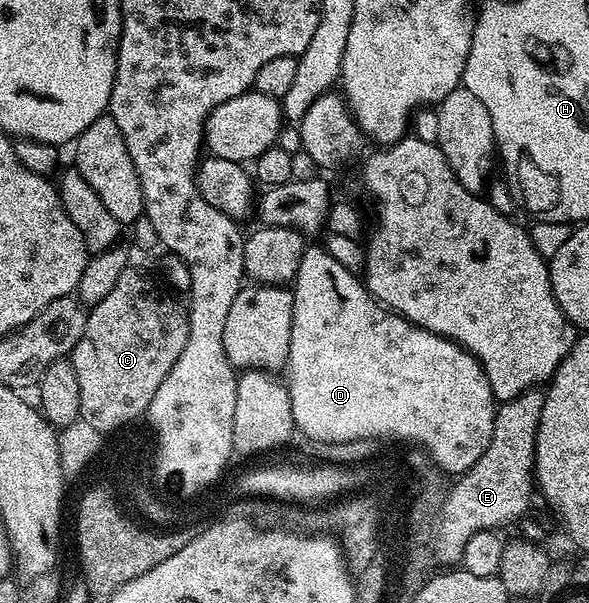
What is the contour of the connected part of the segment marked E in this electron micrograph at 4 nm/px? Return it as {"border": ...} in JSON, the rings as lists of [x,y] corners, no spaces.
{"border":[[[526,389],[517,399],[502,402],[495,410],[493,435],[489,447],[473,463],[473,467],[446,490],[446,497],[433,529],[433,549],[443,561],[459,563],[463,560],[465,543],[477,531],[498,530],[499,525],[518,522],[528,512],[533,493],[535,472],[535,440],[541,423],[541,407],[545,407],[544,390]]]}

